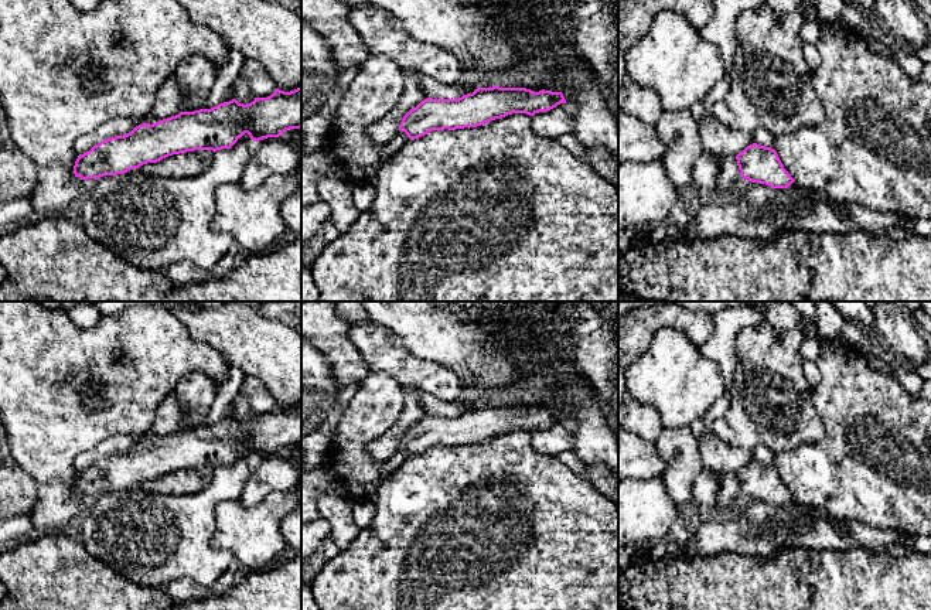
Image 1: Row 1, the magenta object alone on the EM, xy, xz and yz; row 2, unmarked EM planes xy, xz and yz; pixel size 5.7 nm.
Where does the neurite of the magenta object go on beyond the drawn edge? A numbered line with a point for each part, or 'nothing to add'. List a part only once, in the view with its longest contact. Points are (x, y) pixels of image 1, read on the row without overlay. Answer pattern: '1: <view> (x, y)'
nothing to add

